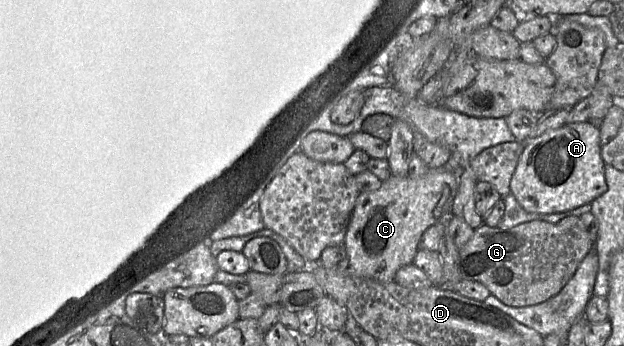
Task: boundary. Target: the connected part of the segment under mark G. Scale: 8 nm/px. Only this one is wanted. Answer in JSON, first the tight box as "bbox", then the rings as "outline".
{"bbox":[459,216,594,307],"outline":[[[578,216],[556,223],[533,220],[510,229],[485,224],[459,249],[461,280],[483,284],[501,302],[512,307],[542,303],[557,295],[576,273],[594,244]]]}

